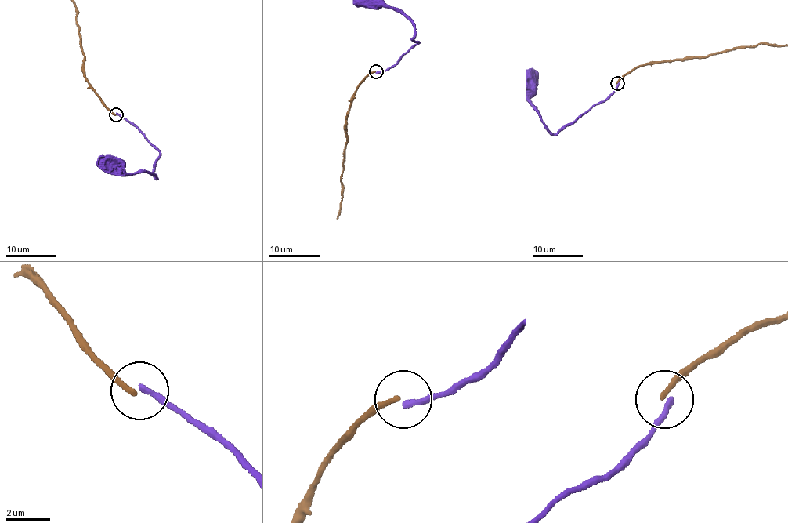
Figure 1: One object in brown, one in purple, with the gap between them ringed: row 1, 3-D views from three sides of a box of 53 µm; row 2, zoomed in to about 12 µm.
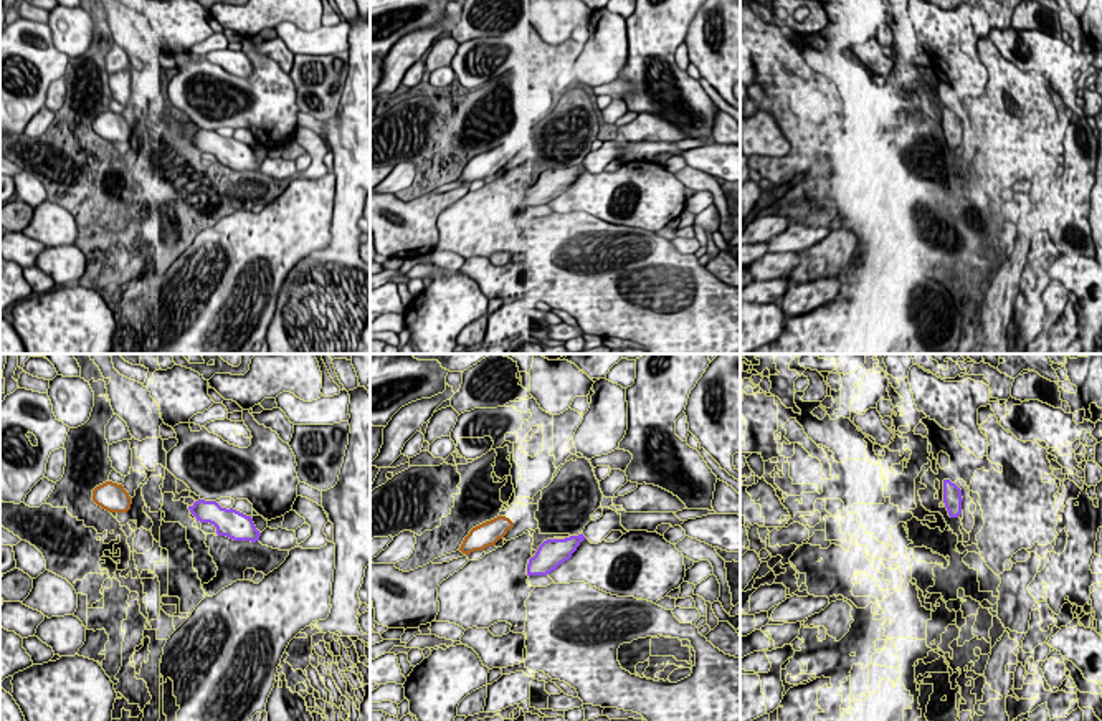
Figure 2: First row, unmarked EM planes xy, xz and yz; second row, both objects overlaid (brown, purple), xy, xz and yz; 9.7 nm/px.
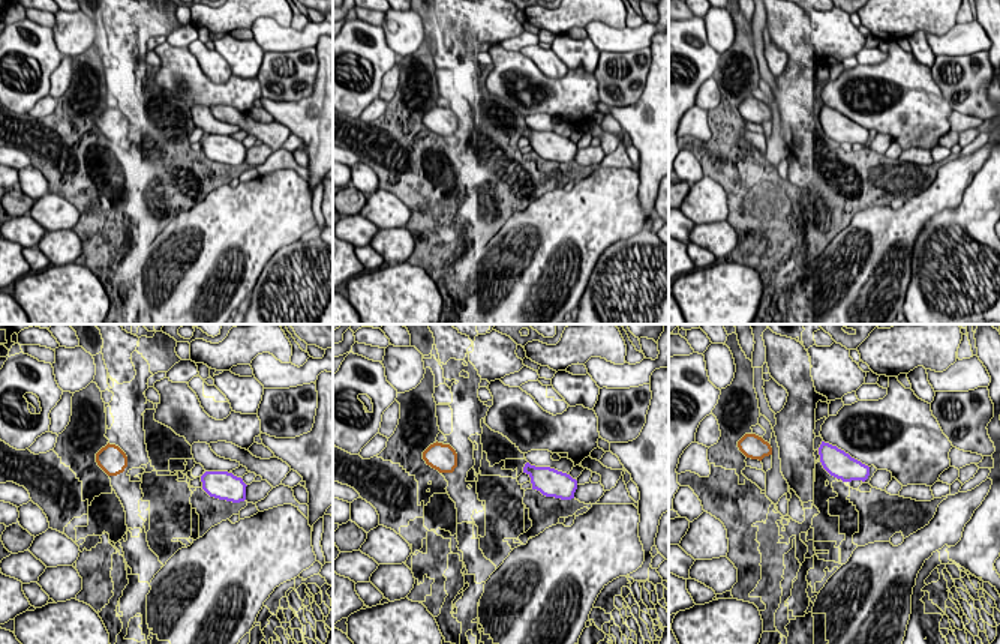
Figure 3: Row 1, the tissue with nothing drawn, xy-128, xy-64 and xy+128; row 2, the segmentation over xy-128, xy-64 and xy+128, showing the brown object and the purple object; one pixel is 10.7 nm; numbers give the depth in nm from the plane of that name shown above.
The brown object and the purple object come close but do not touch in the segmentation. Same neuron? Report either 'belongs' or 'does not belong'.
belongs

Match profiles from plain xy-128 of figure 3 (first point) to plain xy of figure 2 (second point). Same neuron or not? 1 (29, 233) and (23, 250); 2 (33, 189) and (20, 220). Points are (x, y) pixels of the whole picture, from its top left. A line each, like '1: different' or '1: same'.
1: same
2: different

